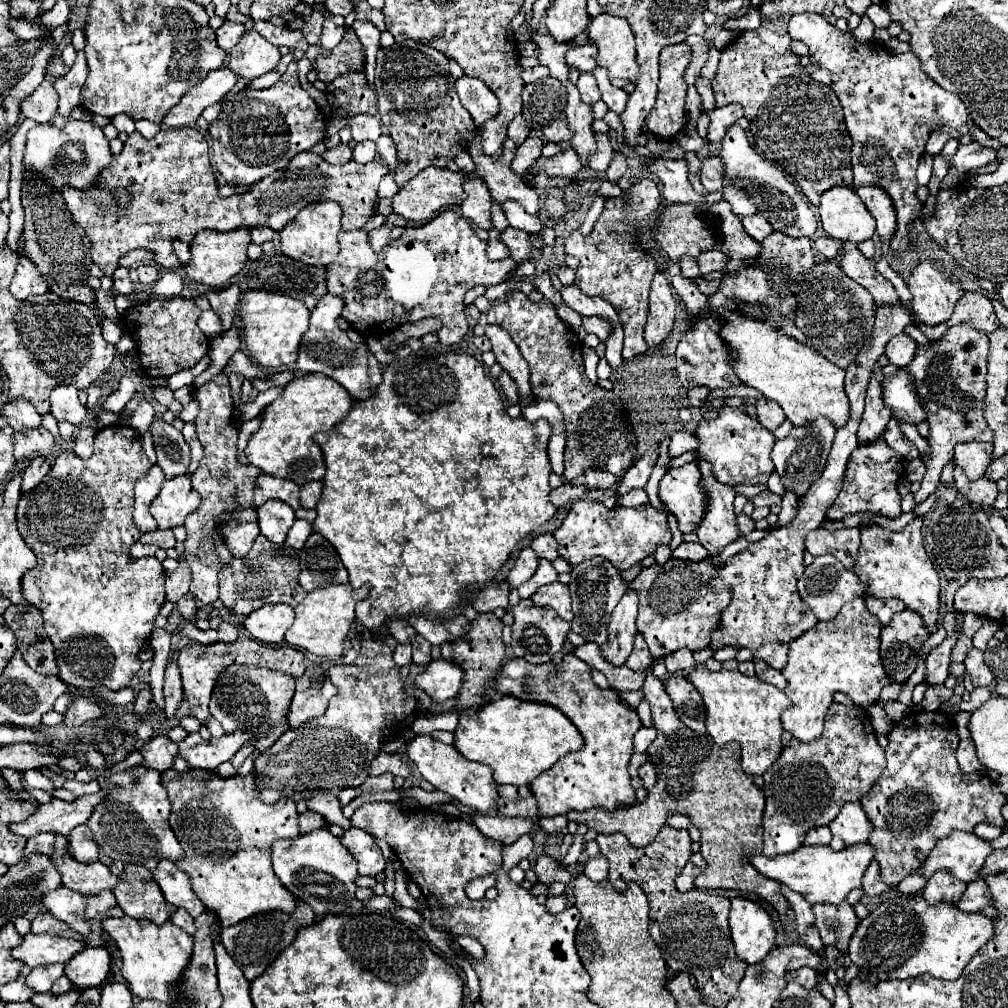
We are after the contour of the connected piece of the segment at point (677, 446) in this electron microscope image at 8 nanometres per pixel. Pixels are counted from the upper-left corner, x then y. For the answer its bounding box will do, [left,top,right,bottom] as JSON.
[668,432,698,458]

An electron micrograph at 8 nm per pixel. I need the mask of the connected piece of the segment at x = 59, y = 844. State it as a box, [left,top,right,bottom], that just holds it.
[52,834,120,896]

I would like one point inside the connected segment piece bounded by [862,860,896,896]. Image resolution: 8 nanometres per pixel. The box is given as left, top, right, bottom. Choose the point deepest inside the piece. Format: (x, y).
(872, 883)

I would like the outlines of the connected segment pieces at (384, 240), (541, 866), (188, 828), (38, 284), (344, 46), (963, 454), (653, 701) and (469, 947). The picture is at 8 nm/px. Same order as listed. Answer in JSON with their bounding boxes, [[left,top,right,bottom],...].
[[368,224,402,252],[534,856,576,884],[162,770,298,928],[10,256,48,300],[316,30,366,84],[954,442,992,480],[642,674,686,736],[442,930,484,960]]

